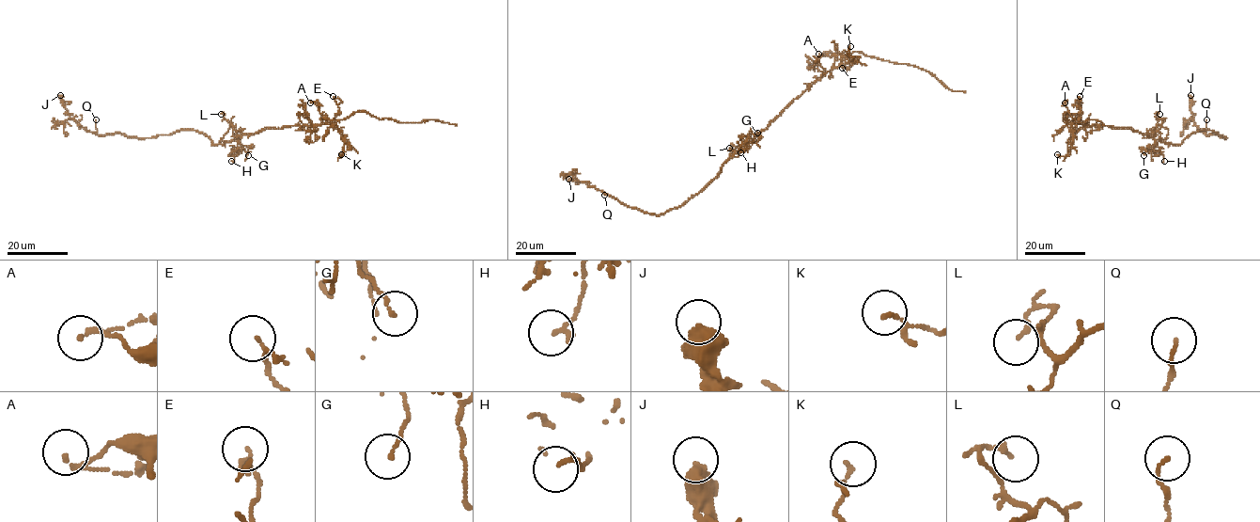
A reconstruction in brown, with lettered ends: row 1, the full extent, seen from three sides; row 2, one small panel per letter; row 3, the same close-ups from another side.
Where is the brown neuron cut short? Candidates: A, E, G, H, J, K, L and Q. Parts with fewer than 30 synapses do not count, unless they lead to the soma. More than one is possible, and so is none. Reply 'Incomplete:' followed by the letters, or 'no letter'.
Incomplete: no letter

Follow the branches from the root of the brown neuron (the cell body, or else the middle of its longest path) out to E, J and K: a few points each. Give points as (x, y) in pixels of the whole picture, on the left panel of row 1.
E: (249, 134), (266, 128), (332, 123), (339, 109), (333, 96)
J: (249, 134), (215, 145), (193, 130), (144, 138), (120, 133), (98, 135), (70, 117), (60, 95)
K: (249, 134), (266, 128), (332, 123), (343, 142), (341, 154)

